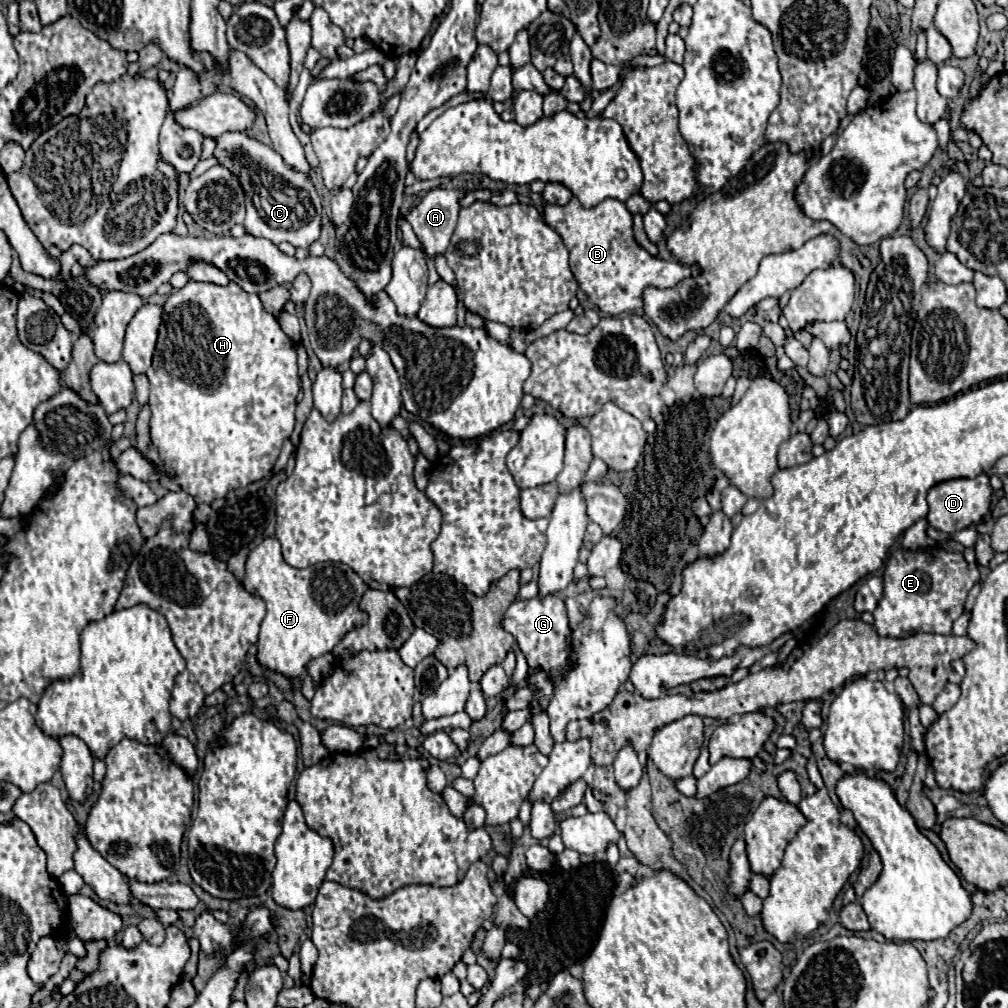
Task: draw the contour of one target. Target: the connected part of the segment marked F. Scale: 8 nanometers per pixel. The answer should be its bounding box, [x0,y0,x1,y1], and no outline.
[242,537,368,677]

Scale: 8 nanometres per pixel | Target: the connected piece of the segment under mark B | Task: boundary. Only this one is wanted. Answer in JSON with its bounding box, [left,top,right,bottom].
[542,197,702,315]

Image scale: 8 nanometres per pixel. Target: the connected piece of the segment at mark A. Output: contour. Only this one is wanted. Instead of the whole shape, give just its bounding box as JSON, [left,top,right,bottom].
[406,189,468,257]

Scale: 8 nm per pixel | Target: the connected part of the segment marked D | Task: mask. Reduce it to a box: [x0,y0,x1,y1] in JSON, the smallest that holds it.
[926,473,994,533]

